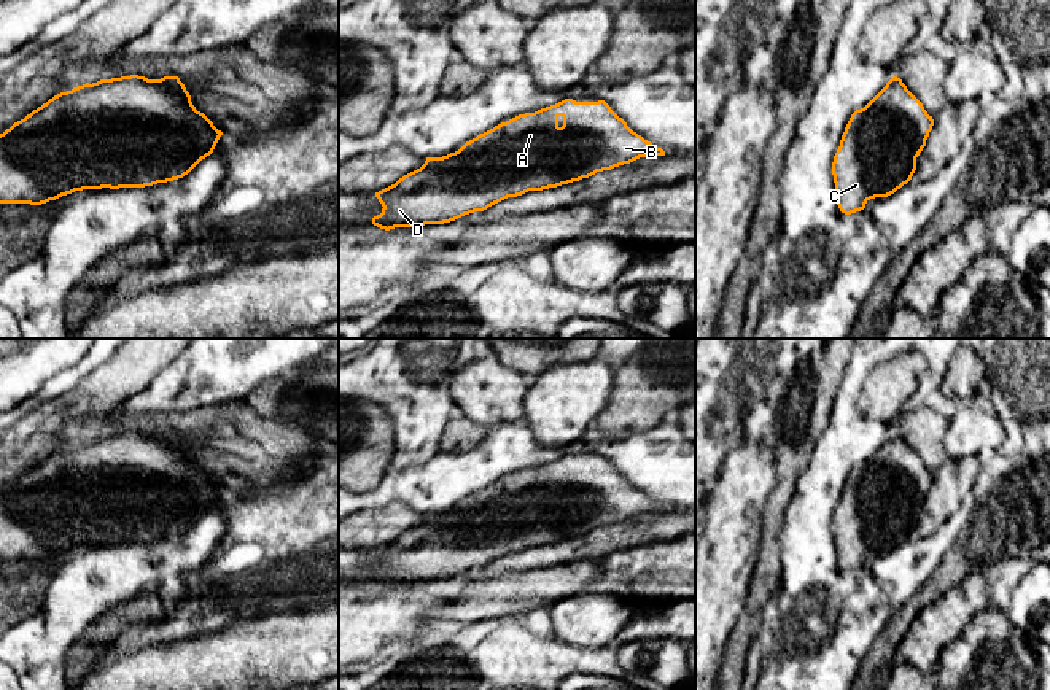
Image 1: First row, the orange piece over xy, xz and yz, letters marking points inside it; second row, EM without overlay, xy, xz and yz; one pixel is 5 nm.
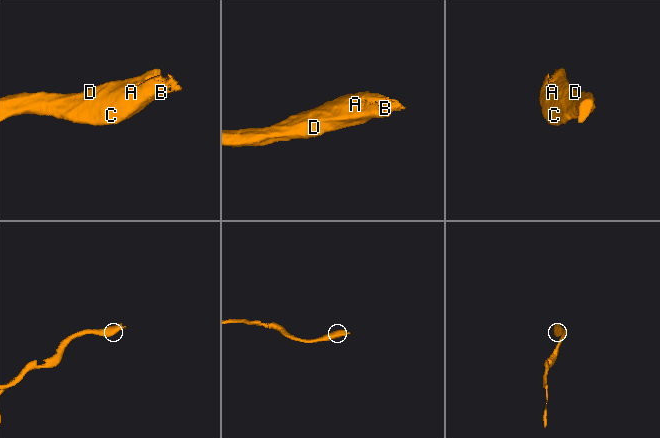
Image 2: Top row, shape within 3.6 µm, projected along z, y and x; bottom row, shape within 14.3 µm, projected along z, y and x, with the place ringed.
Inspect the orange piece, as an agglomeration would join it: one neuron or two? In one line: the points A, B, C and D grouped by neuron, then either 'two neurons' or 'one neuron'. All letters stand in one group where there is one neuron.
A B C D; one neuron

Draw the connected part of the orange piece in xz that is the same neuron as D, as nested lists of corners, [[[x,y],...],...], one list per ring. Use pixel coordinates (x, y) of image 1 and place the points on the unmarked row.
[[[565,455],[501,479],[466,498],[455,509],[426,514],[420,525],[375,549],[383,564],[372,574],[372,580],[385,587],[444,580],[474,568],[484,568],[508,553],[557,544],[640,514],[654,512],[665,512],[665,507],[633,488],[605,456]]]

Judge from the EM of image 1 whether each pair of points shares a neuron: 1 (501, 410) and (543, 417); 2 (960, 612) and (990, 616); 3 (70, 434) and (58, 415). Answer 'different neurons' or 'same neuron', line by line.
1: different neurons
2: different neurons
3: different neurons

